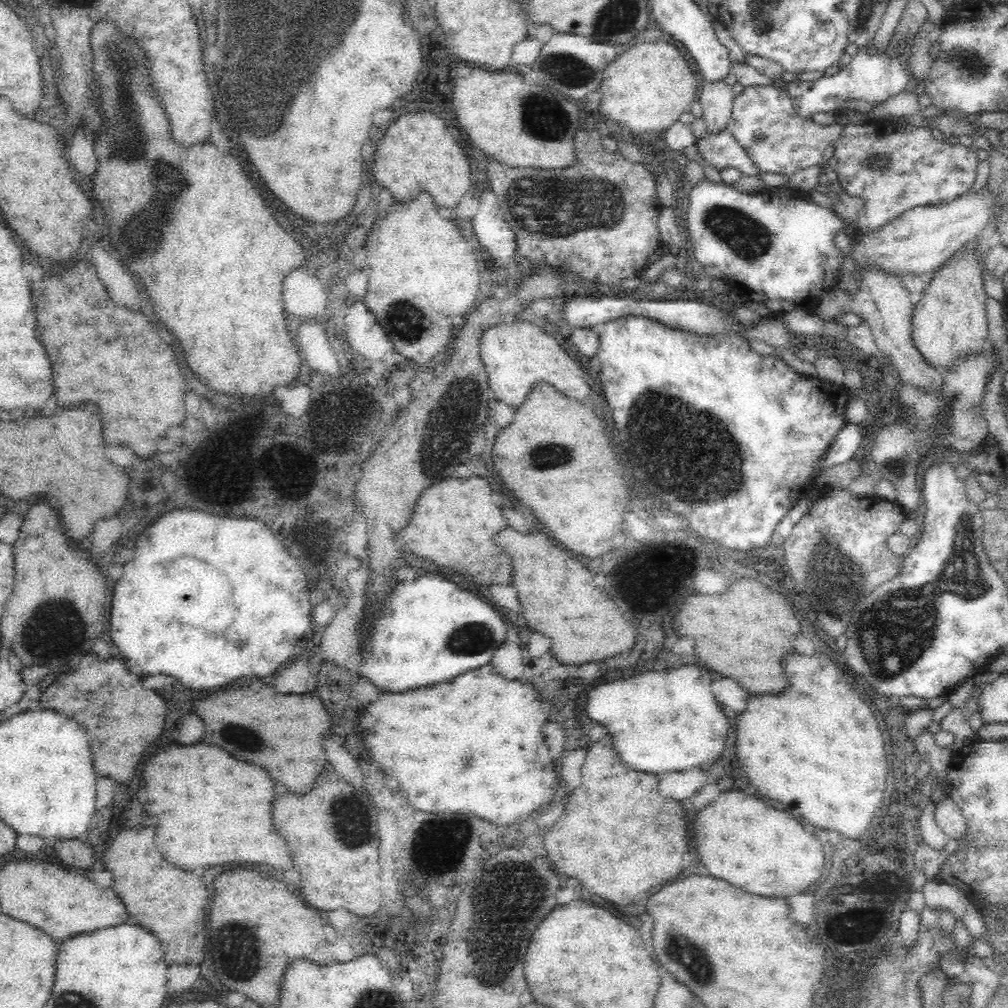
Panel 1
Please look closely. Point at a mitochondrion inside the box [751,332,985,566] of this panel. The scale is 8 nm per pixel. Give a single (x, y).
(944, 414)

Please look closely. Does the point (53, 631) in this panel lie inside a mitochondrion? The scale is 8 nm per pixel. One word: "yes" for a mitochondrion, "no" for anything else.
yes

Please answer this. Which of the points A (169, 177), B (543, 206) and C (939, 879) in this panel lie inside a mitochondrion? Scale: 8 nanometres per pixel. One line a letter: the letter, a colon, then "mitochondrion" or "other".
A: mitochondrion
B: mitochondrion
C: other

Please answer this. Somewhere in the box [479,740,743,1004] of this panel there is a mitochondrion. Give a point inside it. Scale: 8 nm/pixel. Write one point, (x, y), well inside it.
(686, 953)

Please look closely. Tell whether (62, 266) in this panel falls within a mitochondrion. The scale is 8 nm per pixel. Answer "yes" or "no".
no

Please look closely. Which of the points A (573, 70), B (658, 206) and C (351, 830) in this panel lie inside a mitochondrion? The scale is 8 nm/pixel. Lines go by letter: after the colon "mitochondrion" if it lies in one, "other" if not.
A: mitochondrion
B: other
C: mitochondrion

